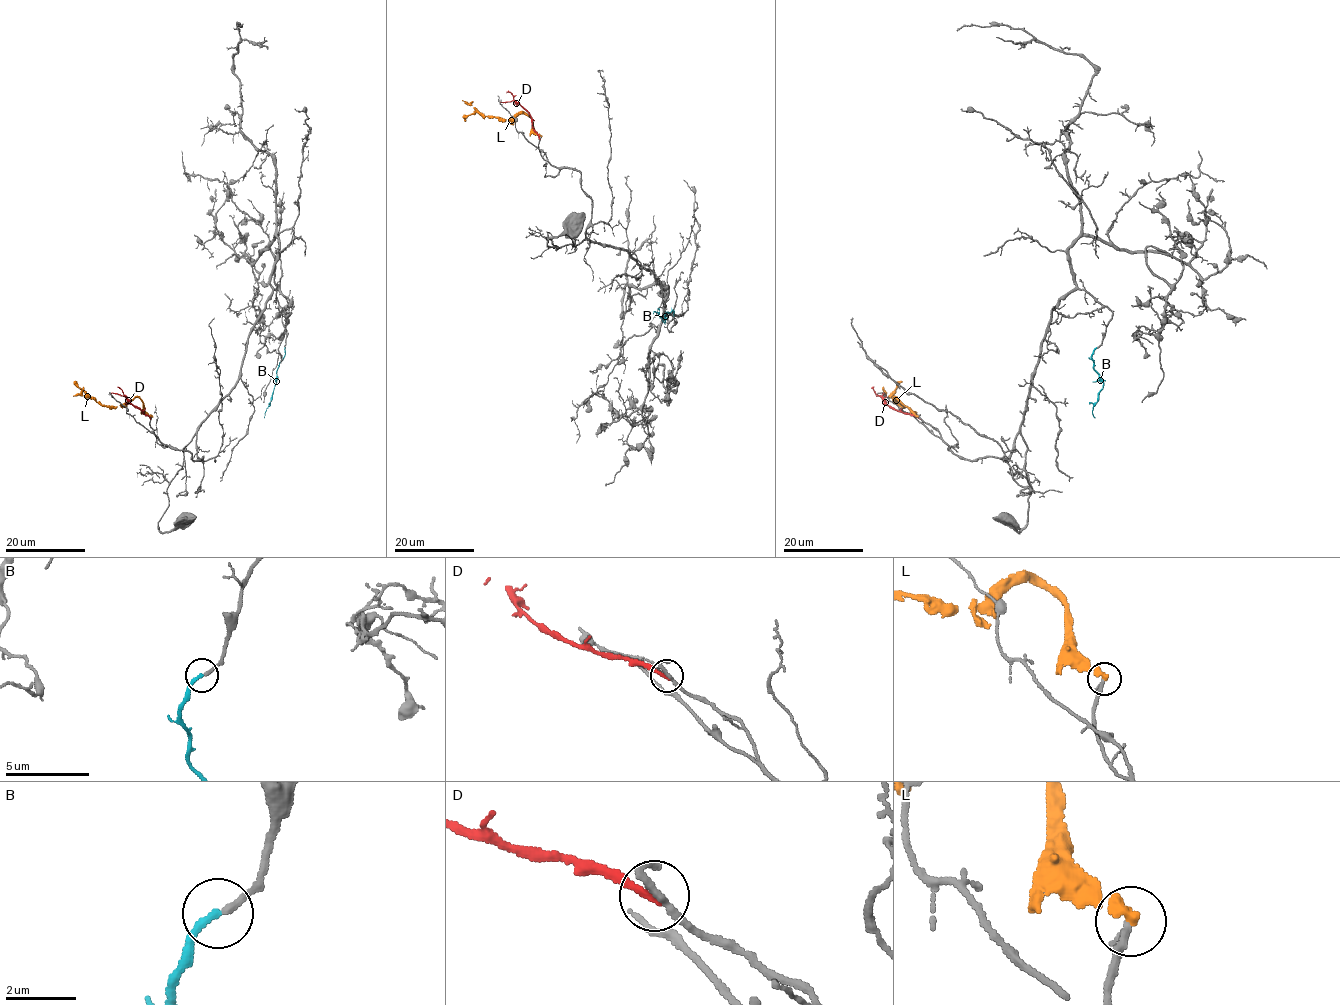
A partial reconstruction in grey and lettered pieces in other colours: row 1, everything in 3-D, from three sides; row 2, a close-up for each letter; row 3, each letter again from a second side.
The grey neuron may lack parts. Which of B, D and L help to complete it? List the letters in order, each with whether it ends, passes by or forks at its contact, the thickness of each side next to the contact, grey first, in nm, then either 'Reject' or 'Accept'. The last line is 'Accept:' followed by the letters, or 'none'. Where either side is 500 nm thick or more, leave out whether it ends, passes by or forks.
B: It ends there. Thickness 200 nm (grey) against 200 nm. Accept
D: It ends there. Thickness 200 nm (grey) against 260 nm. Reject
L: It ends there. Thickness 240 nm (grey) against 320 nm. Reject
Accept: B

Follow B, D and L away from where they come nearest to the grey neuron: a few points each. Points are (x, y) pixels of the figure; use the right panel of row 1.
B: (1096, 347), (1091, 359), (1103, 385), (1092, 408), (1094, 417)
D: (919, 418), (891, 408), (875, 393), (873, 386)
L: (917, 416), (896, 397), (894, 399), (900, 406), (892, 397), (881, 395)

